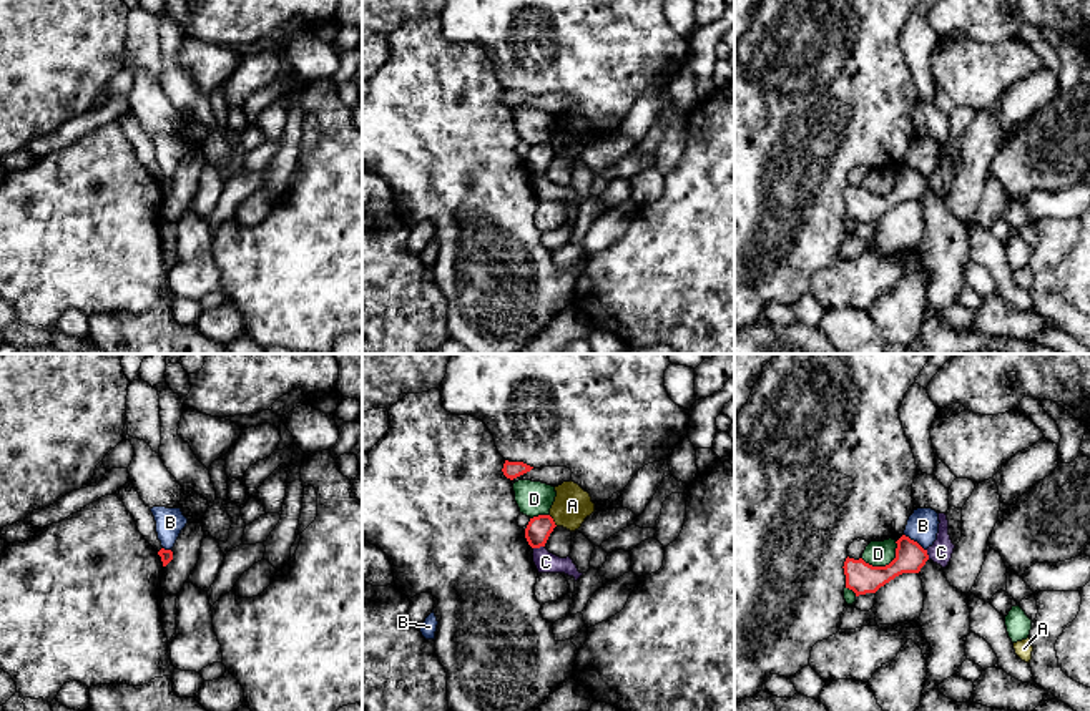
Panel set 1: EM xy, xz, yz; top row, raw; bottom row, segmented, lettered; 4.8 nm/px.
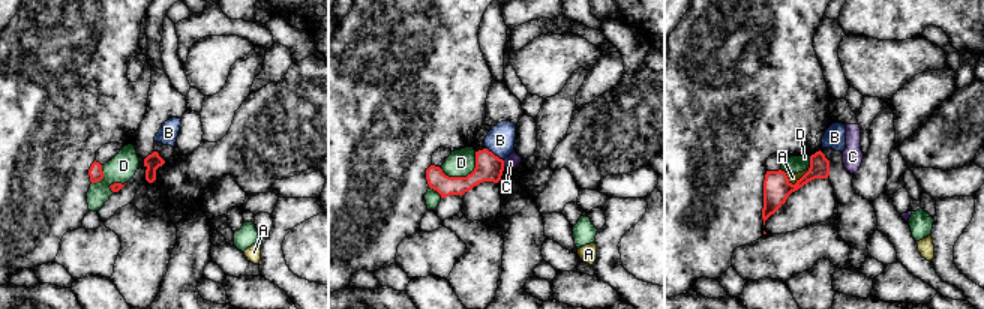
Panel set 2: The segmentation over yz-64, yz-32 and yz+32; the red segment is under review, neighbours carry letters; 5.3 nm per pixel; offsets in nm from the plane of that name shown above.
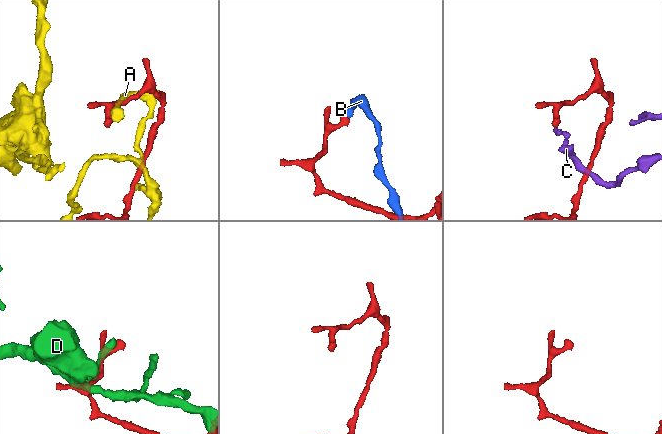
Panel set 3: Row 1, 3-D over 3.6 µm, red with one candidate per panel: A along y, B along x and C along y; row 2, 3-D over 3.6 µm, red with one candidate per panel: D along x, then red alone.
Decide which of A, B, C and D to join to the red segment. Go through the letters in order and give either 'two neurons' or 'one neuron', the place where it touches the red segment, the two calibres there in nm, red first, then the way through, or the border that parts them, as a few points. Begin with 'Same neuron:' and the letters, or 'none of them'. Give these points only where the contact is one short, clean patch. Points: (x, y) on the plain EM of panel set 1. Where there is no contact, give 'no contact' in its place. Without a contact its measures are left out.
Same neuron: none of them
A: two neurons; meets red in xz at (552, 148); 120 nm thick on the red side, 180 nm on the other
B: two neurons; meets red in yz at (916, 170); 150 nm thick on the red side, 160 nm on the other
C: two neurons; meets red in xz at (539, 175); 120 nm thick on the red side, 110 nm on the other
D: two neurons; meets red in yz at (886, 193); 150 nm thick on the red side, 130 nm on the other

